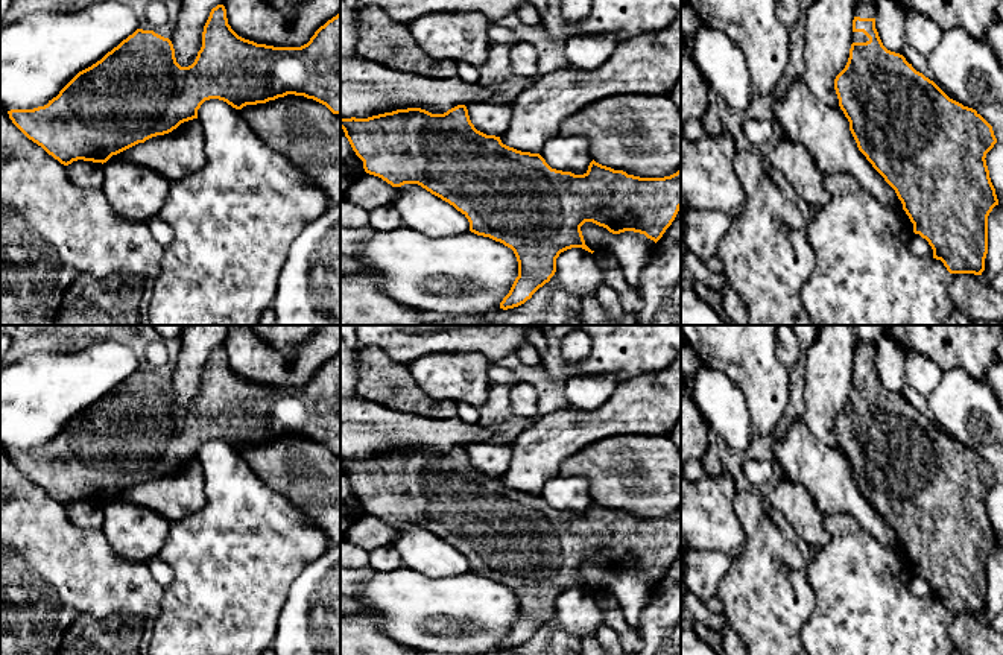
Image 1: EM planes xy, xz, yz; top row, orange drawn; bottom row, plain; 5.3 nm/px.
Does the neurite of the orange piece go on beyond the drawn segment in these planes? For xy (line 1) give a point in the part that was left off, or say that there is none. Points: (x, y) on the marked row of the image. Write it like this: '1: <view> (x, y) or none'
1: none

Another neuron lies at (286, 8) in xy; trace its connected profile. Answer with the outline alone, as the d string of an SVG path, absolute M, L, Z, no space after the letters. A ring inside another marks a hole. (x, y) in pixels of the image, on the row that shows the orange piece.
M264 0L264 2L269 3L272 8L275 8L281 15L290 20L295 15L295 8L305 0Z

